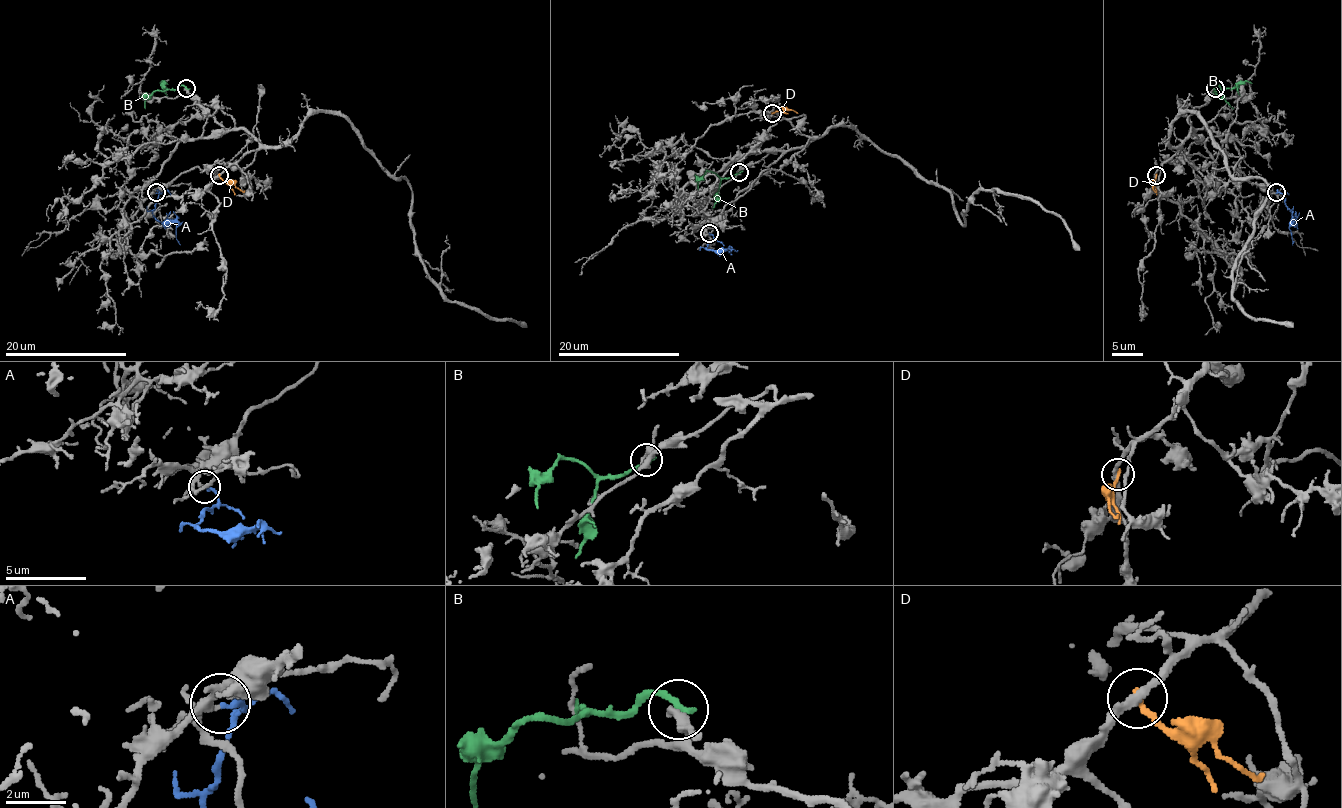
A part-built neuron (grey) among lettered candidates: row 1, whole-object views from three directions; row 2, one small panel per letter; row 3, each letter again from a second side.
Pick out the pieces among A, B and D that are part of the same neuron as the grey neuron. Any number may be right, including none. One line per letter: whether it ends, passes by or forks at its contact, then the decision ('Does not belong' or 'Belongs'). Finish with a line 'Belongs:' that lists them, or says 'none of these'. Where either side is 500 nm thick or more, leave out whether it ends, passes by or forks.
A: It ends there. Belongs
B: It ends there. Does not belong
D: It ends there. Does not belong
Belongs: A

